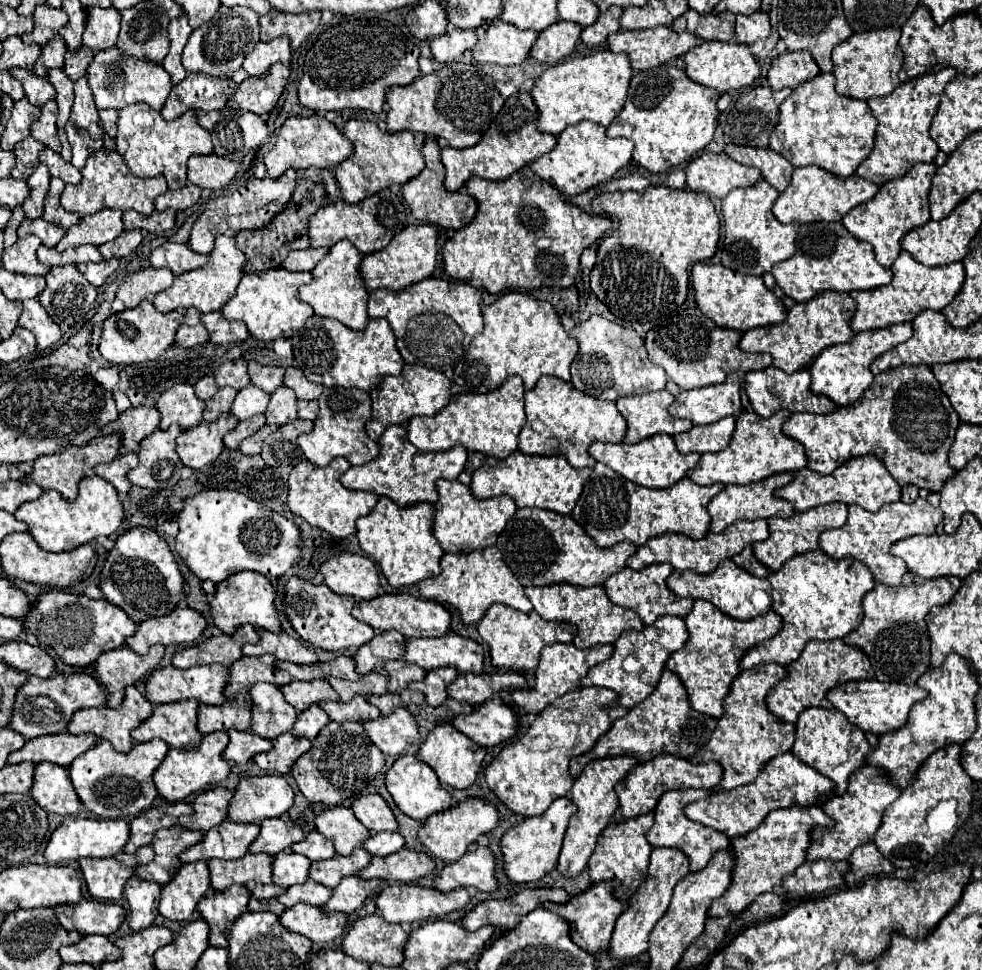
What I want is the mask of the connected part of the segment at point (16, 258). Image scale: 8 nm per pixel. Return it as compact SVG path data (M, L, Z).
M26 236L26 238L18 238L14 246L4 248L4 256L2 256L2 266L10 272L16 274L34 274L34 276L46 276L50 272L50 268L42 262L38 262L36 258L36 250L42 242L36 236Z

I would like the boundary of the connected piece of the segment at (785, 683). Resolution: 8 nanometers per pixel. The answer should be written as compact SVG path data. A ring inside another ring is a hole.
M812 640L806 644L806 648L802 650L800 658L796 662L792 662L790 666L786 666L786 678L782 678L766 696L766 706L770 708L770 712L780 718L786 720L790 724L796 724L800 712L804 712L810 706L820 706L826 708L828 700L826 700L826 692L842 682L850 682L850 680L866 680L866 678L874 678L874 670L866 658L866 654L862 654L862 650L844 644L842 640L830 640L830 642L818 642Z

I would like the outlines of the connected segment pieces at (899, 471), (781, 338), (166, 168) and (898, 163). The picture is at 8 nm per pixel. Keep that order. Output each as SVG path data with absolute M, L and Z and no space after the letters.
M918 364L918 366L896 366L888 372L874 376L874 382L868 386L868 390L862 394L860 400L856 400L850 406L836 408L832 414L824 414L824 416L808 414L808 412L792 414L784 422L782 432L804 446L808 468L818 474L824 474L824 476L832 474L848 458L874 454L884 462L886 470L892 474L892 478L900 486L914 484L928 492L940 492L944 482L952 478L954 474L954 470L948 466L948 450L954 442L958 424L960 424L960 418L958 414L954 414L954 408L950 406L946 394L940 390L940 384L934 378L930 366Z
M826 290L804 304L796 304L788 310L788 318L780 324L752 328L742 334L738 346L744 352L768 352L772 356L772 364L786 374L794 374L798 370L808 370L812 360L828 346L848 342L854 332L850 330L850 318L854 316L856 302L848 294Z
M138 102L118 112L116 124L118 124L116 150L124 156L124 162L130 168L130 172L138 178L150 178L156 174L164 174L170 190L182 188L188 182L186 162L190 156L212 152L210 132L206 132L198 124L198 116L194 110L188 110L180 118L168 122L160 116L160 112L152 110L144 102Z
M944 68L934 74L926 74L926 76L912 78L908 82L902 82L888 96L868 100L872 116L878 120L878 130L876 130L876 142L874 142L870 156L856 170L856 174L860 178L866 178L866 180L882 186L894 178L902 178L914 164L934 160L934 156L938 154L938 146L930 138L928 130L930 130L932 118L940 106L944 88L954 76L956 76L956 72L952 68Z

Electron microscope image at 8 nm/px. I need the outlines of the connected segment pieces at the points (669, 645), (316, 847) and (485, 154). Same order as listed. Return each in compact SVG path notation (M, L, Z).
M662 616L652 626L644 626L638 632L622 632L620 638L614 642L614 654L606 662L590 668L588 674L582 678L582 686L610 688L618 694L620 706L632 708L634 704L642 702L650 692L654 692L668 656L680 650L686 640L688 630L678 616Z
M316 830L310 832L310 834L306 834L306 838L304 838L302 842L294 844L294 846L292 846L292 852L298 852L298 854L310 858L312 862L314 862L314 860L328 860L328 858L332 858L332 856L336 854L332 842L330 842L328 838L324 838L324 836L322 836L320 832L316 832Z
M518 92L512 98L508 98L504 108L498 114L498 128L494 120L488 132L482 136L482 140L476 146L464 148L464 150L456 150L456 148L440 150L440 158L446 168L444 188L450 192L456 192L472 176L480 176L484 180L504 180L516 170L520 170L522 166L550 152L556 146L556 136L538 132L536 124L538 124L538 110L528 92Z

